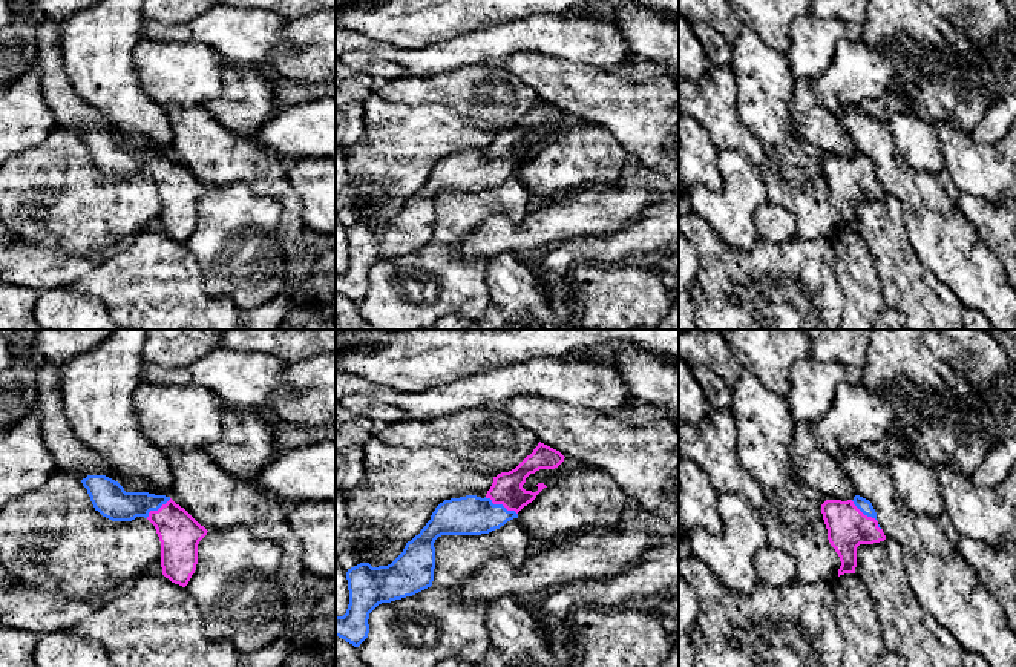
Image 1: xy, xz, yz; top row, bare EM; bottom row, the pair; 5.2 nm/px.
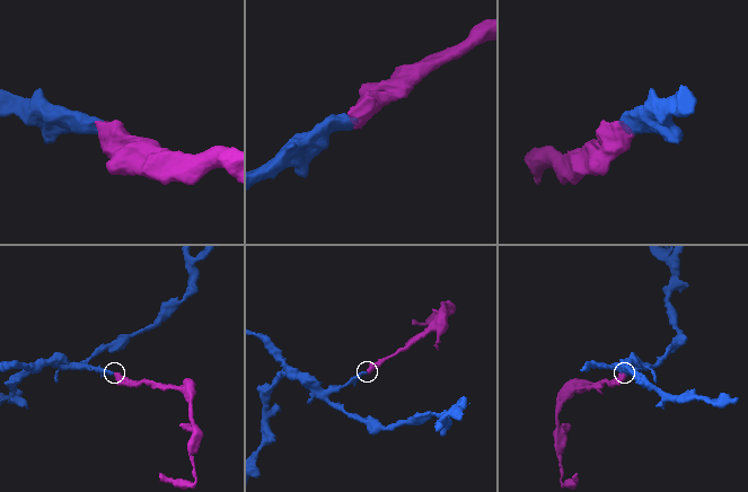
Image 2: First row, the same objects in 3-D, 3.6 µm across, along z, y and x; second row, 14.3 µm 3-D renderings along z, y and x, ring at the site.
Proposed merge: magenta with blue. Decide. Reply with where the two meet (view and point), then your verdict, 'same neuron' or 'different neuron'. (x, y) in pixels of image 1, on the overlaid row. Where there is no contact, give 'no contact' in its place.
contact xz (501, 503); same neuron

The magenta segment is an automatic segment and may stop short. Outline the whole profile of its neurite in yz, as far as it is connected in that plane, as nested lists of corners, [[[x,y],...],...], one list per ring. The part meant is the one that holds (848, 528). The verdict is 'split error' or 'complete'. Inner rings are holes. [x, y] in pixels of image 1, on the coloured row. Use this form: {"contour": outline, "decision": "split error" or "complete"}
{"contour": [[[860,495],[852,500],[826,500],[821,504],[828,540],[840,557],[838,577],[855,573],[857,547],[886,540],[872,503]]], "decision": "split error"}

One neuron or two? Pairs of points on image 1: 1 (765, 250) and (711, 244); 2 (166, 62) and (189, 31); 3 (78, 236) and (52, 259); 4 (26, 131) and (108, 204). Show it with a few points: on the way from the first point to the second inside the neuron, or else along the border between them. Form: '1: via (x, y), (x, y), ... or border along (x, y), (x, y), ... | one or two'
1: via (751, 258), (725, 258) | one
2: border along (146, 37), (170, 42), (201, 42), (215, 51) | two
3: border along (26, 241), (71, 256), (98, 250) | two
4: border along (57, 126), (42, 141), (16, 155) | two

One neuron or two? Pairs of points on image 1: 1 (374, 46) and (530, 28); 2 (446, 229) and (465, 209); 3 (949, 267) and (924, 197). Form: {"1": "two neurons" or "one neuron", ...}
{"1": "one neuron", "2": "one neuron", "3": "one neuron"}

